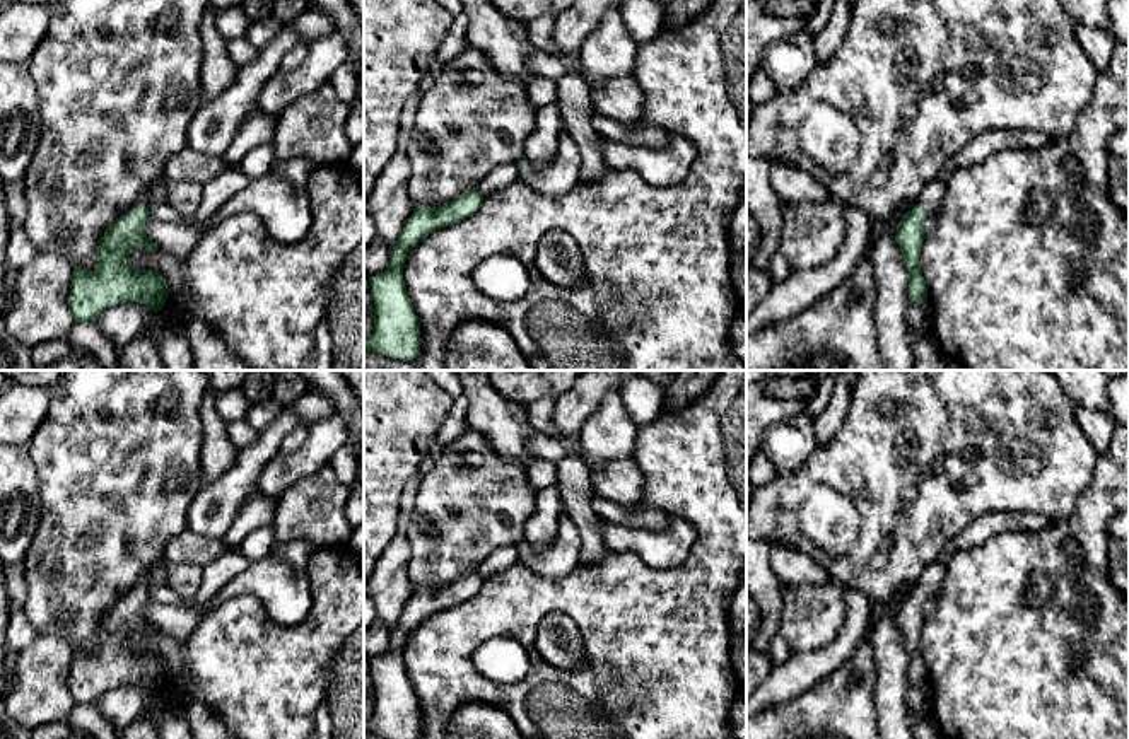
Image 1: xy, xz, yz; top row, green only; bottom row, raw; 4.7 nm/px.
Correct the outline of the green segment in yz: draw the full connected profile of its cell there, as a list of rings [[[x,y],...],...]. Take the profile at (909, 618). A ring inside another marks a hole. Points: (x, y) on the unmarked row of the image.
[[[946,562],[931,563],[919,579],[917,587],[902,597],[895,623],[902,633],[909,654],[909,688],[927,684],[927,669],[919,649],[921,630],[926,621],[924,602],[931,594],[938,594],[946,577]]]

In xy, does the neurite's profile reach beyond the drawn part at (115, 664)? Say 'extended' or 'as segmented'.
extended

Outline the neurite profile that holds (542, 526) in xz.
[[[557,486],[536,492],[536,509],[526,519],[524,539],[533,546],[555,539],[562,510],[564,502]]]

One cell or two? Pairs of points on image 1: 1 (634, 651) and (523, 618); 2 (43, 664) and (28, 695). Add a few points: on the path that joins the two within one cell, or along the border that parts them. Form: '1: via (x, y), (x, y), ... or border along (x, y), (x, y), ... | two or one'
1: via (607, 632), (578, 603), (550, 603) | one
2: via (41, 671), (41, 681), (35, 688) | one

